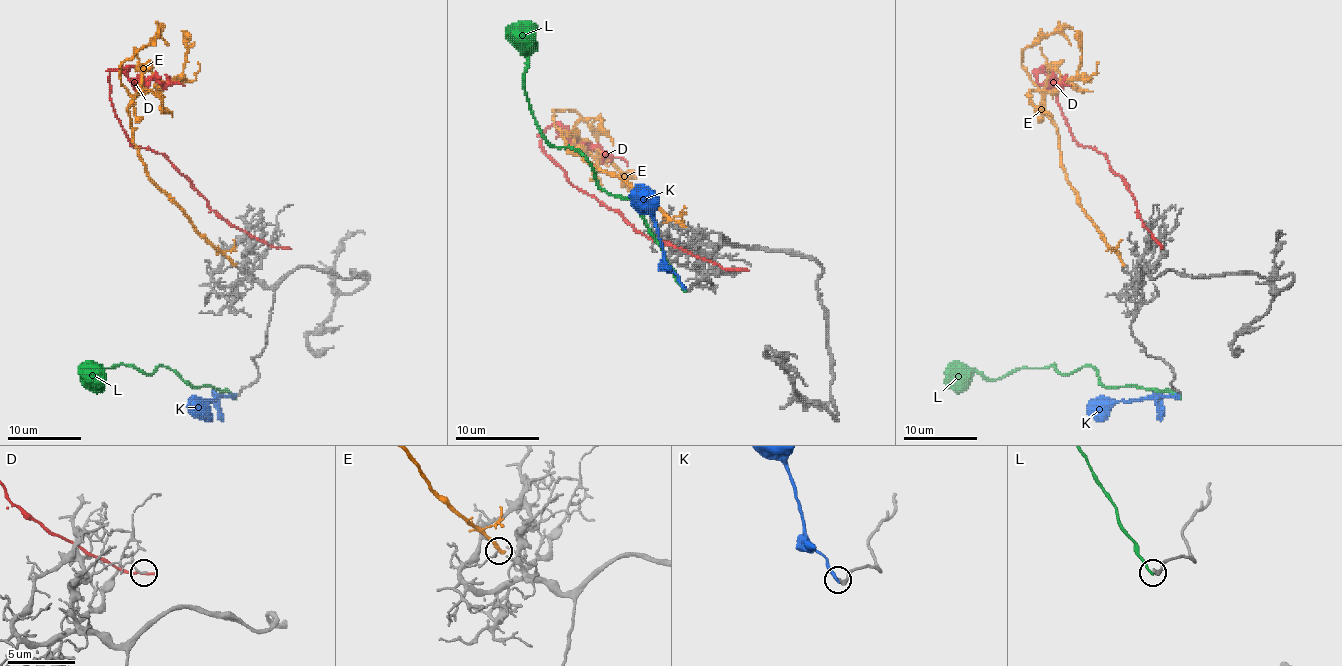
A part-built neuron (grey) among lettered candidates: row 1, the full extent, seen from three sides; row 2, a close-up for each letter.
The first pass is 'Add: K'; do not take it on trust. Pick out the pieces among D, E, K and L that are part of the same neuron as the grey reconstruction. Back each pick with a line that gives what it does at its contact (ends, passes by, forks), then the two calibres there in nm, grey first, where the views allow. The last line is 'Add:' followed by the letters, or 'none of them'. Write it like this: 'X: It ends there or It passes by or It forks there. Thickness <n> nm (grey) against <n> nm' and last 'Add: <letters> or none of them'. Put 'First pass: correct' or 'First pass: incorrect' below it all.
K: It ends there. Thickness 280 nm (grey) against 360 nm
Add: K
First pass: correct

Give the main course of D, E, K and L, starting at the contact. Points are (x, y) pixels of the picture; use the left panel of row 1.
D: (284, 247), (218, 216), (161, 153), (133, 146), (109, 96), (109, 71), (135, 83), (185, 85)
E: (232, 263), (148, 175), (133, 142), (128, 107), (131, 94), (120, 82), (120, 65), (157, 32), (168, 45)
K: (236, 395), (203, 401), (194, 408)
L: (236, 397), (210, 386), (192, 386), (164, 366), (146, 373), (117, 364), (100, 368), (91, 381)

